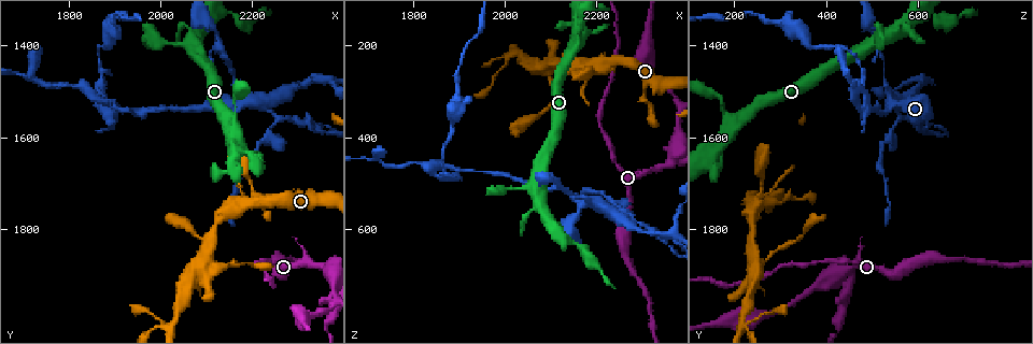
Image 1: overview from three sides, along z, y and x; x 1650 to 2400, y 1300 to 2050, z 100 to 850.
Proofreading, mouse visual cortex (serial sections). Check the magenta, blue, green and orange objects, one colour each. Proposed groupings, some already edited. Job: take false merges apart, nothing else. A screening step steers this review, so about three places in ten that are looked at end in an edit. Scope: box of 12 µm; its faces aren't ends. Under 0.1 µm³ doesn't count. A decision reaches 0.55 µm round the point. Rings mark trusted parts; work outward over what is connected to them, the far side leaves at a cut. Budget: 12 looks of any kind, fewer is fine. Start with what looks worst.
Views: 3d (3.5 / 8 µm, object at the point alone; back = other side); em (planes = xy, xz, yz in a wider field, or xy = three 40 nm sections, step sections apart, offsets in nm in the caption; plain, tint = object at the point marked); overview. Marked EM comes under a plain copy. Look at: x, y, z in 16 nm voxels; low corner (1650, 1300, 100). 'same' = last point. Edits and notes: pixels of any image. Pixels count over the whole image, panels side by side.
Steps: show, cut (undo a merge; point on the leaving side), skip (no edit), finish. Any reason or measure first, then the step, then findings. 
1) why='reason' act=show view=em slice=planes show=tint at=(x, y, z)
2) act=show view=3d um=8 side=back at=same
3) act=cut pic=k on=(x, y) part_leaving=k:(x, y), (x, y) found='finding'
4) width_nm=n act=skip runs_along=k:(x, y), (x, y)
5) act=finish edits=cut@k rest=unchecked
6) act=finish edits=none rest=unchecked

why='small branch off a trunk' act=show view=3d um=3.5 at=(2260, 1560, 560)

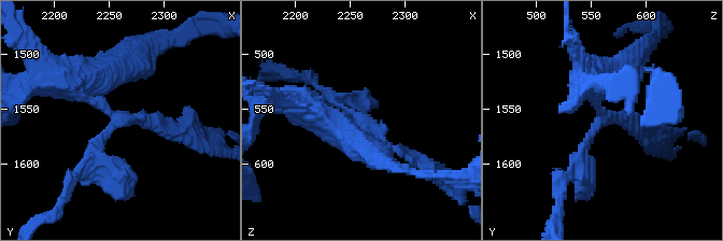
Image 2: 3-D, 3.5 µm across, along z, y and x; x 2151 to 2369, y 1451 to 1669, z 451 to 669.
why='now the EM' act=show view=em slice=xy step=3 show=tint at=(2256, 1556, 560)

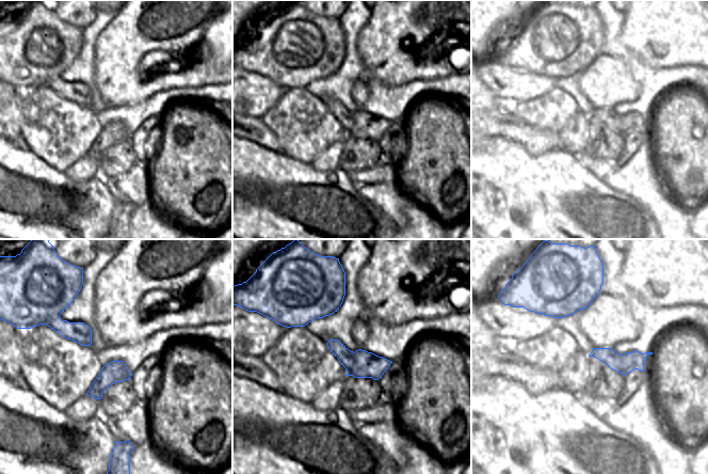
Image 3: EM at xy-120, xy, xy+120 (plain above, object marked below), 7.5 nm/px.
act=show view=em slice=xy step=1 show=tint at=same

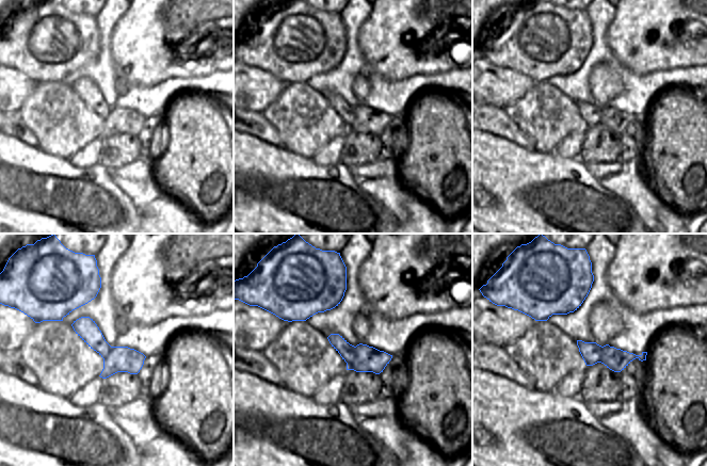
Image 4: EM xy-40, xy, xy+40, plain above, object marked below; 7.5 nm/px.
act=cut pic=2 on=(340, 103) part_leaving=2:(598, 103), (604, 116), (570, 169) found='two cells meet here'

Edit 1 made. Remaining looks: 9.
act=show view=3d um=3.5 at=(2215, 1740, 240)

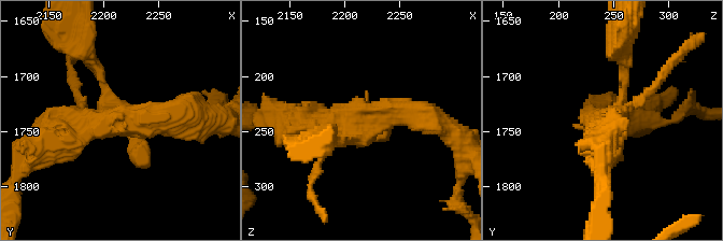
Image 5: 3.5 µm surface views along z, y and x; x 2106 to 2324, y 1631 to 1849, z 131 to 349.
why='shape alone is not enough' act=show view=em slice=planes show=tint at=(2212, 1740, 244)

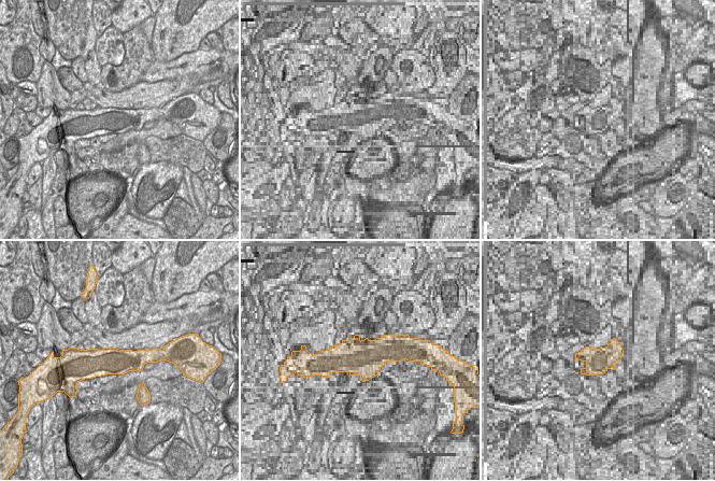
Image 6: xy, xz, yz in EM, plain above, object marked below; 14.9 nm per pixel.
act=skip runs_along=5:(186, 113), (68, 126), (47, 139) found='continuous, no second cell'

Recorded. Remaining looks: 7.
why='abrupt turn' act=show view=3d um=3.5 side=back at=(1845, 1500, 465)

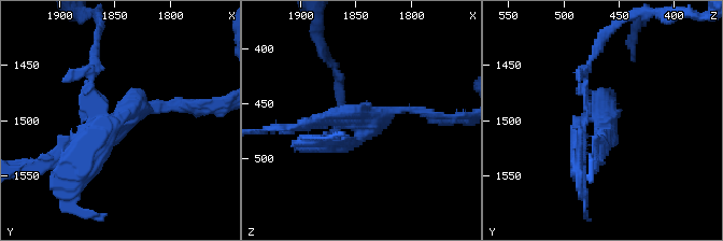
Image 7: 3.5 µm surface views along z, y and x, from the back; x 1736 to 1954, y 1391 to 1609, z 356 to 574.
why='shape alone is not enough' act=show view=em slice=xy step=3 show=tint at=(1848, 1496, 470)

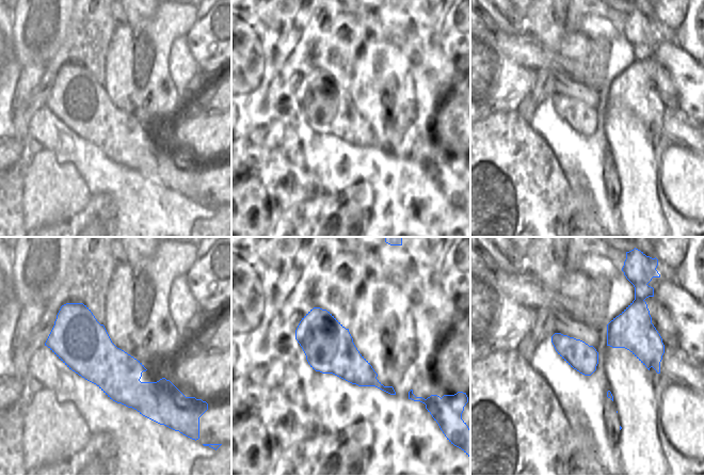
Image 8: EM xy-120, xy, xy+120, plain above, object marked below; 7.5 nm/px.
why='cut it another way' act=show view=em slice=xy step=5 show=tint at=same

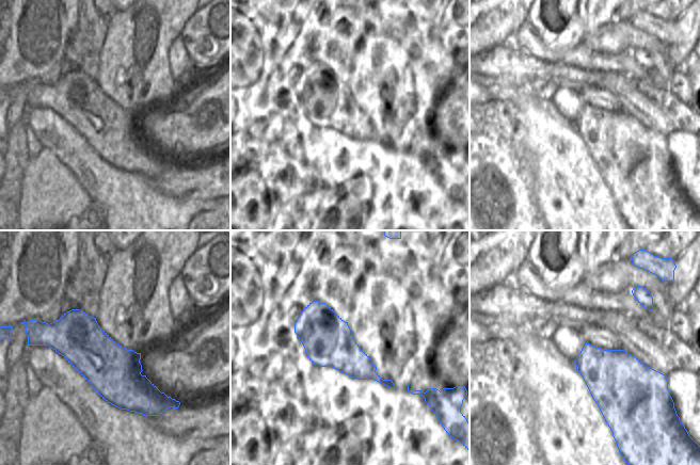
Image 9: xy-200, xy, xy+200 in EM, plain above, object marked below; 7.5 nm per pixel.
act=cut pic=7 on=(581, 90) part_leaving=7:(579, 123), (586, 113), (584, 67), (604, 37) found='two cells meet here'

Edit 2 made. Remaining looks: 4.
why='branch point' act=show view=3d um=3.5 at=(2095, 1875, 250)

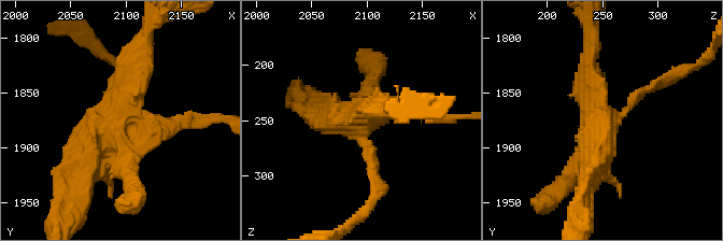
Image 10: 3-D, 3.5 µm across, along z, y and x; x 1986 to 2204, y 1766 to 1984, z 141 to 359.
why='need the tissue' act=show view=em slice=xy step=2 show=tint at=(2092, 1876, 248)

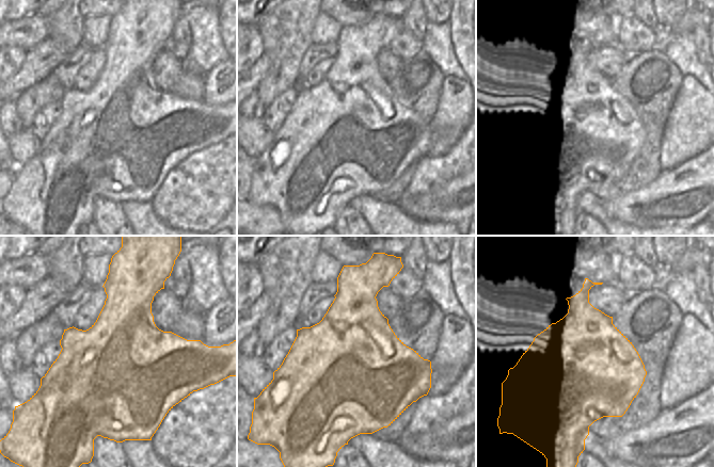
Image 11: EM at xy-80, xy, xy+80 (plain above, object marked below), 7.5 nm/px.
act=skip found='one cell here'

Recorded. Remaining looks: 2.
why='small branch off a trunk' act=show view=3d um=3.5 at=(2355, 1885, 445)

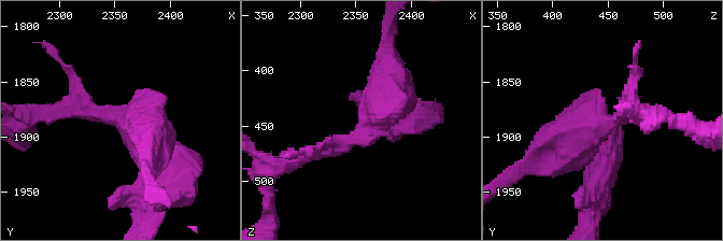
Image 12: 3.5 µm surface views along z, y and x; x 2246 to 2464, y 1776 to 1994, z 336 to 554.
arms=3 arm_widths_nm=200,300,600 why='now the EM' act=show view=em slice=xy step=2 show=tint at=(2358, 1888, 448)

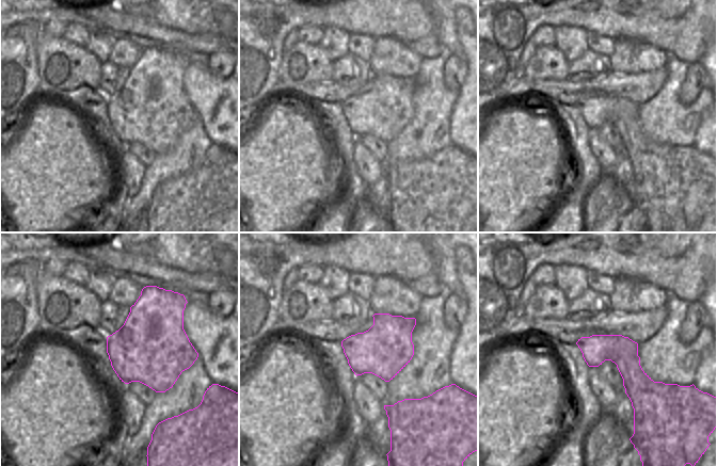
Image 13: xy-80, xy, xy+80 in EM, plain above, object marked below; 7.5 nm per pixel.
width_nm=400 act=cut pic=12 on=(606, 186) border=13:(637, 355), (619, 355), (616, 364) found='two cells meet here'

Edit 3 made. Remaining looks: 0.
act=finish edits=cut@2,cut@7,cut@12 rest=unchecked

